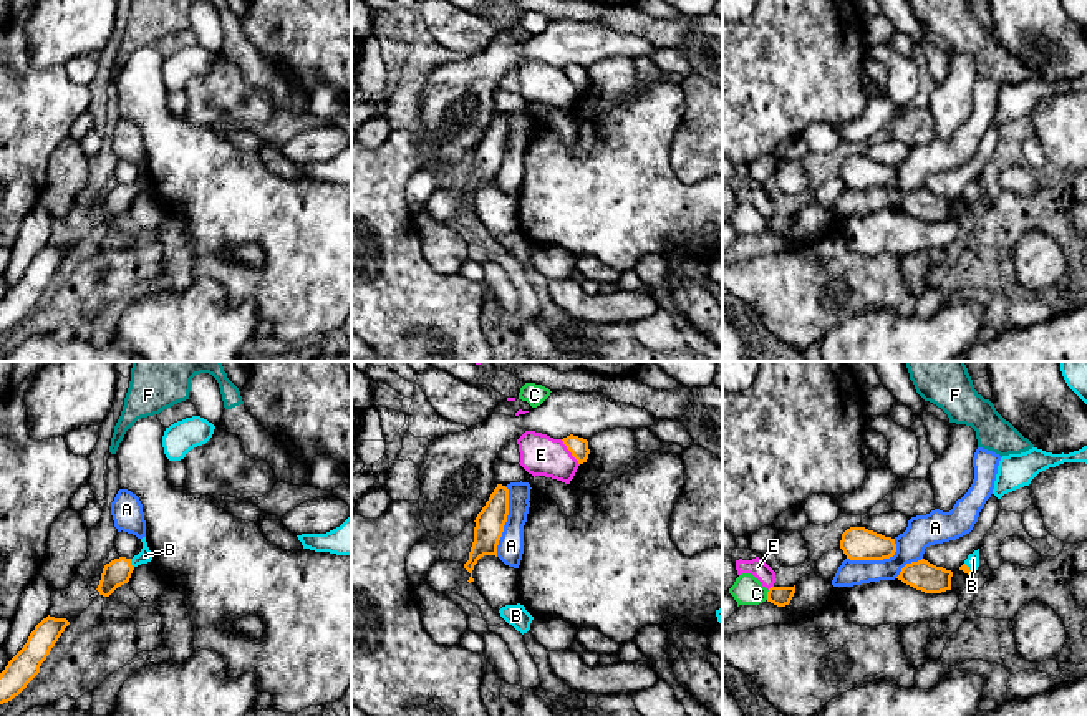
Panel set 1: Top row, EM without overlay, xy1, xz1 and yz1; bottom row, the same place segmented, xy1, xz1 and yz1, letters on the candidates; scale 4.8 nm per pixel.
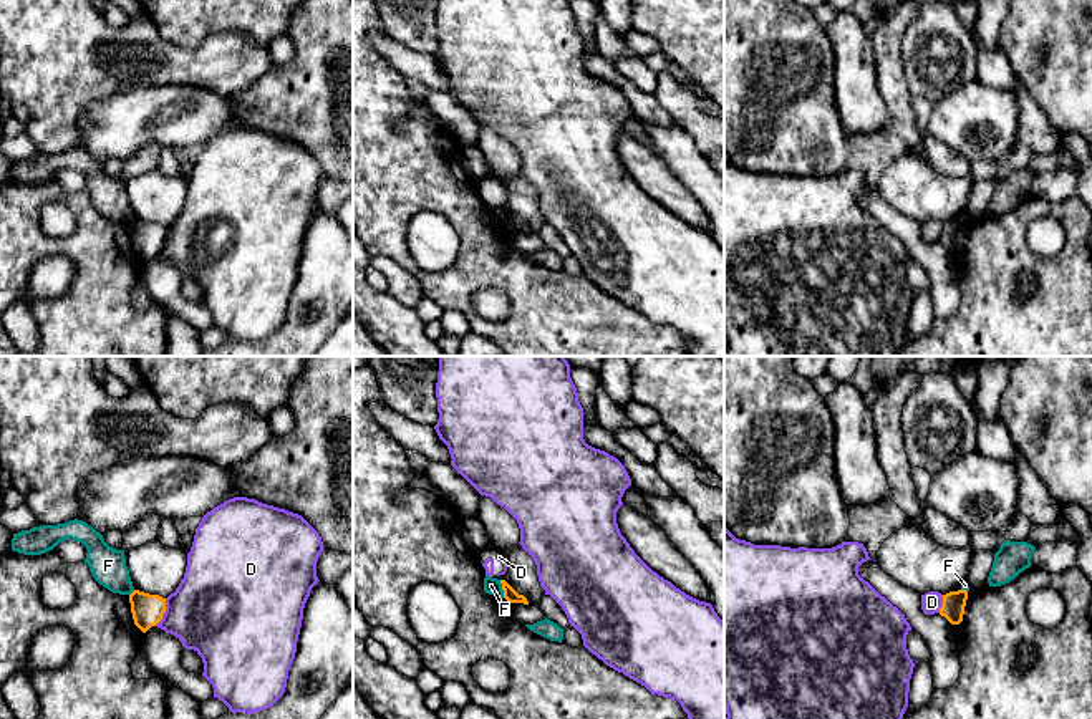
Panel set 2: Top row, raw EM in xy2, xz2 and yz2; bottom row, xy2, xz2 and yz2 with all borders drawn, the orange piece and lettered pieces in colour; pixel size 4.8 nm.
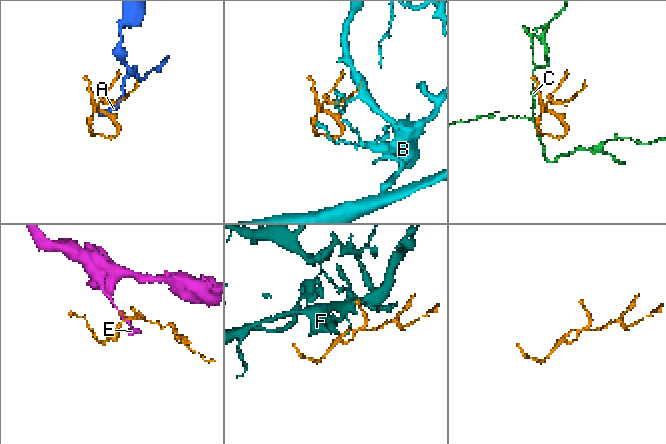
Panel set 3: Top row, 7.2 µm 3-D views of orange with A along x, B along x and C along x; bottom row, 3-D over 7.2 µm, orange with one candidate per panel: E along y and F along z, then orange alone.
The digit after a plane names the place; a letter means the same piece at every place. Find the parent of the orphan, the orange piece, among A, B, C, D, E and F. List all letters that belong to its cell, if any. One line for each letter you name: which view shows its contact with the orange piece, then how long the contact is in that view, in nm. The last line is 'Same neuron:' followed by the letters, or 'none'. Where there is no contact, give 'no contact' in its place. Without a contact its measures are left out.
B: contact in xy1; length 50 nm
Same neuron: B

